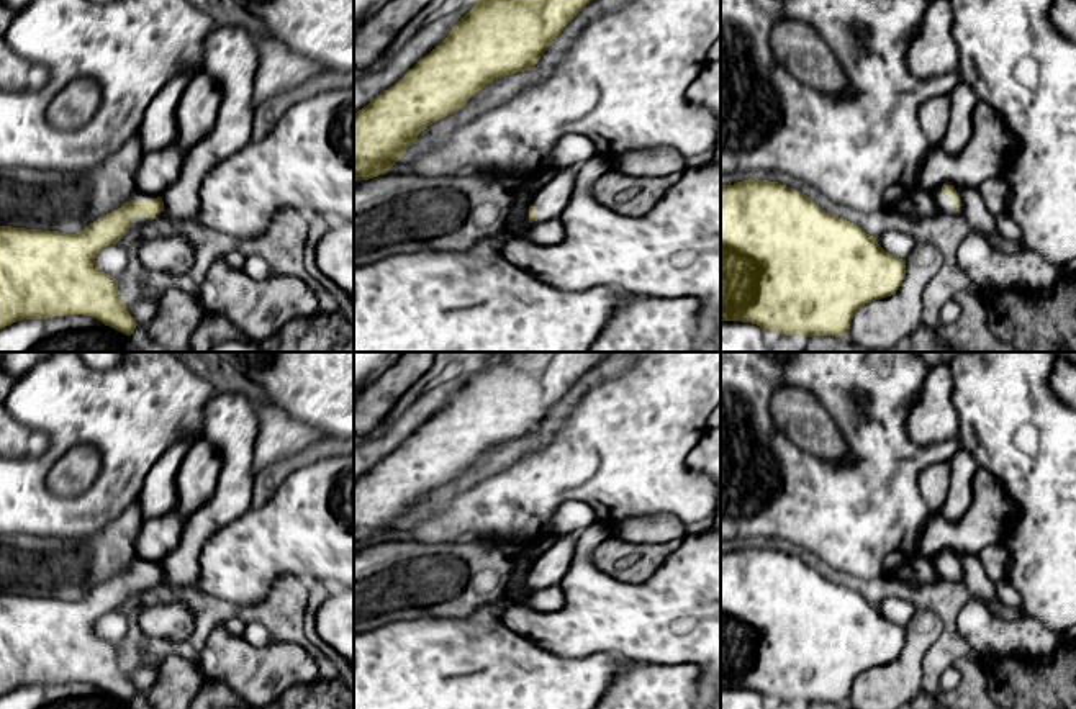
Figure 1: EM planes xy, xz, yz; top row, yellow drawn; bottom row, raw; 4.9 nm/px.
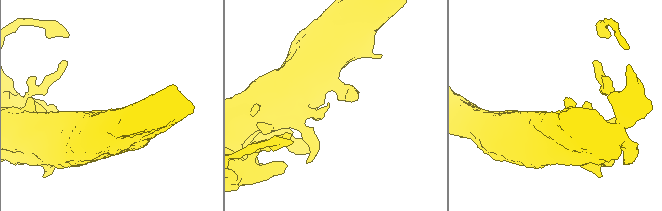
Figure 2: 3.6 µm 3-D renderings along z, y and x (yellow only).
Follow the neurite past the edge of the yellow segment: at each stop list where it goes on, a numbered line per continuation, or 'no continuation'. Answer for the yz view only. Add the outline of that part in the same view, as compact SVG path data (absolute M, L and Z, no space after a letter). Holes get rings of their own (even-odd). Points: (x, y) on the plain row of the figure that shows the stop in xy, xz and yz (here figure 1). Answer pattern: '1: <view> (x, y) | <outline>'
1: yz (944, 569) | M937 553L934 557L930 557L927 562L930 562L937 573L940 575L942 580L947 580L947 581L961 581L963 575L956 575L953 570L952 570L952 565L948 562L943 562L942 560L942 553Z

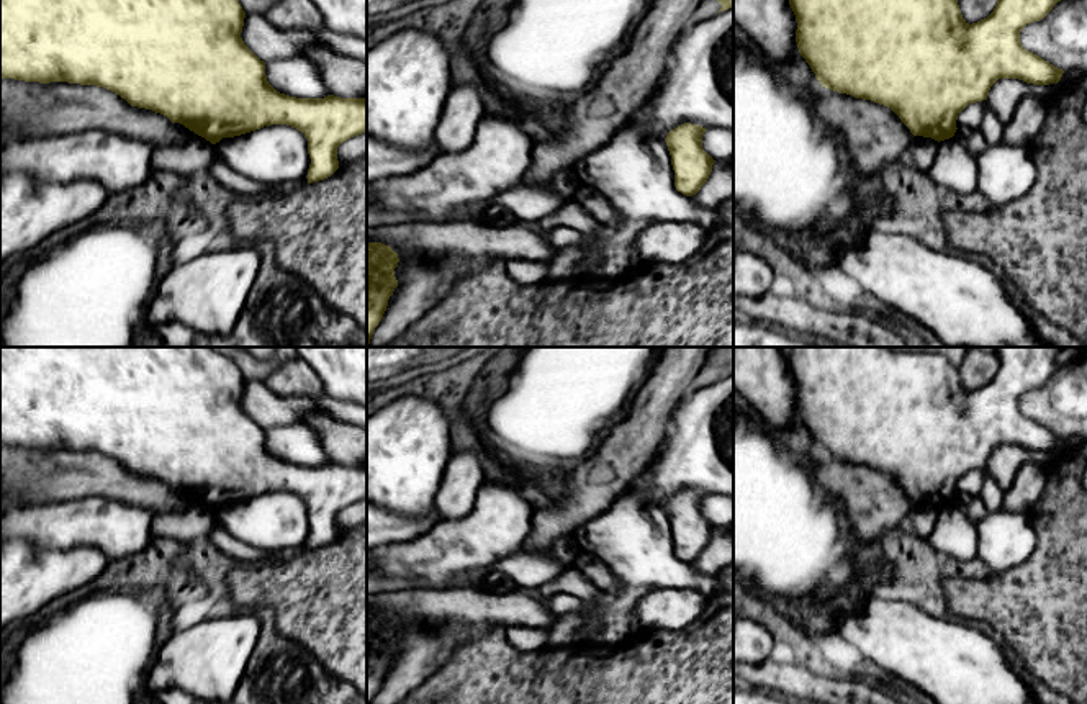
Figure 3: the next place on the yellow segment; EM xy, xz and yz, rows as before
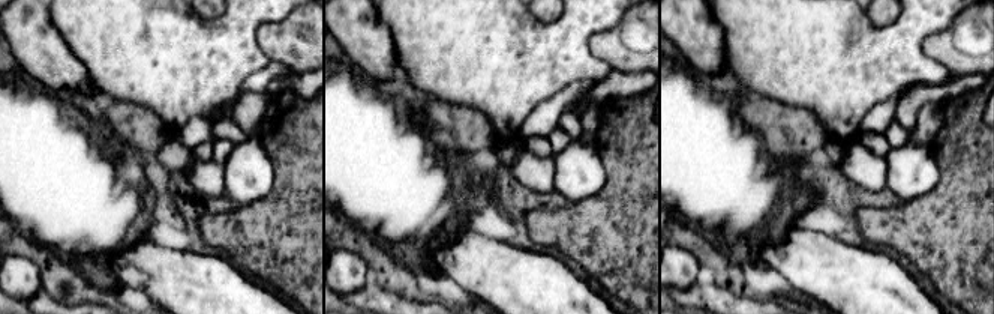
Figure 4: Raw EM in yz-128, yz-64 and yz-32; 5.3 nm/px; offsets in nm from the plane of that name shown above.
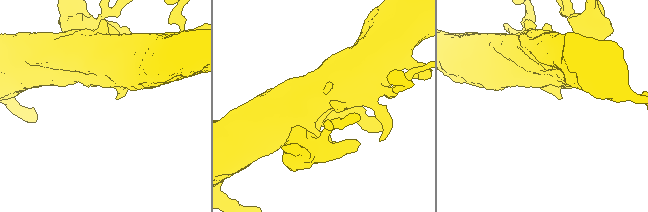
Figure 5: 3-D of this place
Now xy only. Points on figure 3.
no continuation

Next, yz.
no continuation

